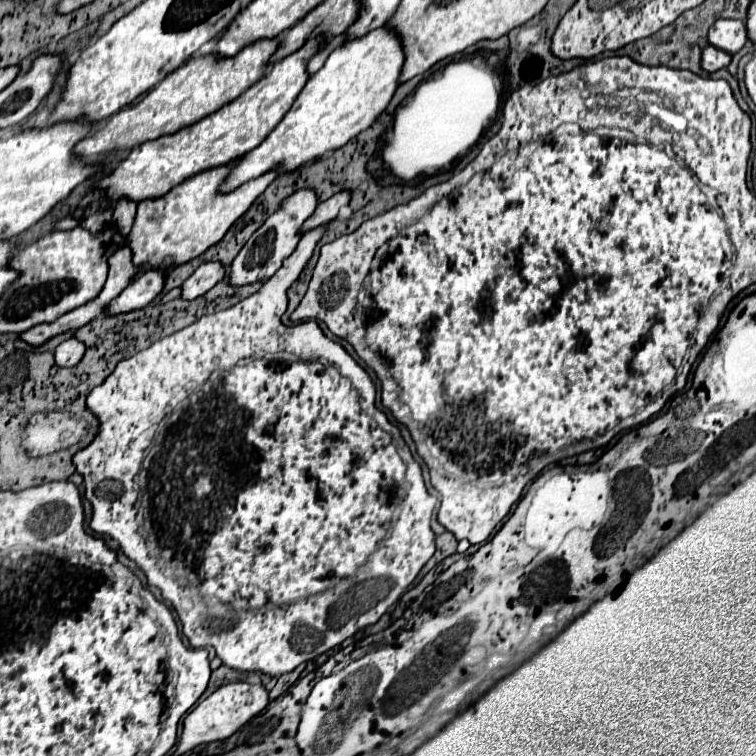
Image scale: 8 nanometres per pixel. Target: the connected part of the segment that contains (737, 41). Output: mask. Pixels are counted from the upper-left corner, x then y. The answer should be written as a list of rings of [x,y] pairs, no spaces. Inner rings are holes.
[[[716,20],[708,30],[710,46],[724,50],[728,54],[736,54],[748,40],[746,24],[742,20]]]

